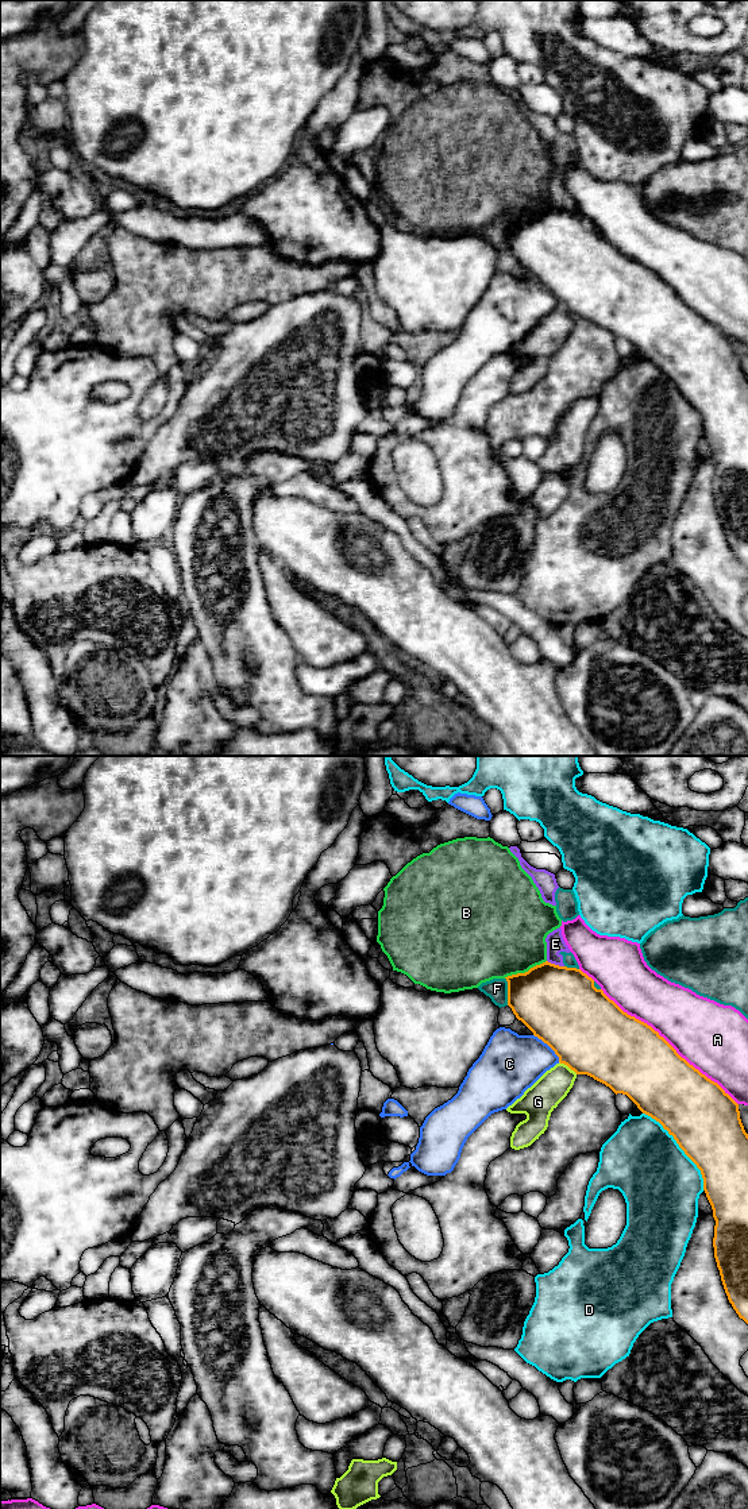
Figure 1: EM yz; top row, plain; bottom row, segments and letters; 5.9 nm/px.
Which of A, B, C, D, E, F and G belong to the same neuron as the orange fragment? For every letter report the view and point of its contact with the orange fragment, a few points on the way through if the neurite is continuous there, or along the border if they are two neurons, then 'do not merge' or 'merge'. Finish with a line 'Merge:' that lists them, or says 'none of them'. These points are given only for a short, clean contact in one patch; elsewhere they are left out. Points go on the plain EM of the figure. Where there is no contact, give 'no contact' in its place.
A: yz (669, 288) | do not merge
B: yz (525, 216) | do not merge
C: yz (548, 289) | do not merge
D: yz (681, 392) | do not merge
E: yz (554, 208) | do not merge
F: yz (508, 235) | do not merge
G: yz (569, 311) | do not merge
Merge: none of them

